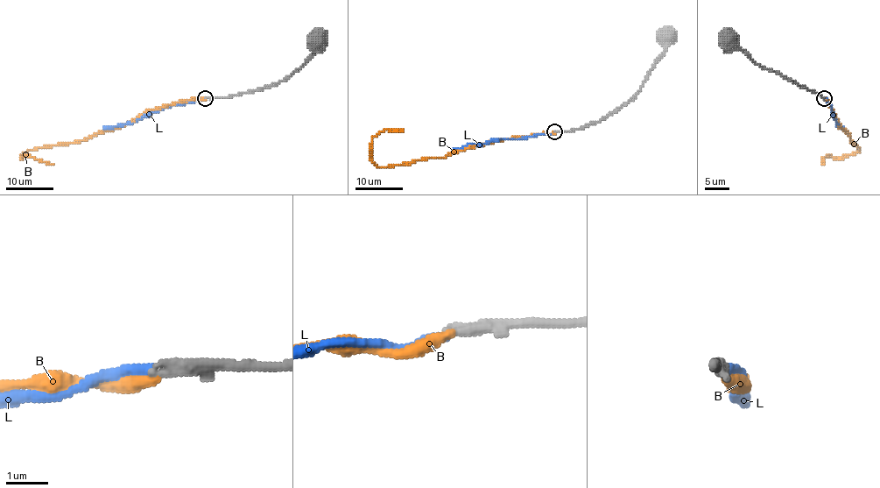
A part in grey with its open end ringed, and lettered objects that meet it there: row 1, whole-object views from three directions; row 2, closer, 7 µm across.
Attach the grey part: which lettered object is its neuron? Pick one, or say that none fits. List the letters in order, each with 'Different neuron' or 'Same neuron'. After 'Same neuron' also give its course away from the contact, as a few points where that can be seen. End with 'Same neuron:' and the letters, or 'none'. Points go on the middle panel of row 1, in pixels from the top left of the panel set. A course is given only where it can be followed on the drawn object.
B: Different neuron
L: Same neuron. Its course: (554, 132), (494, 139), (452, 149)
Same neuron: L

